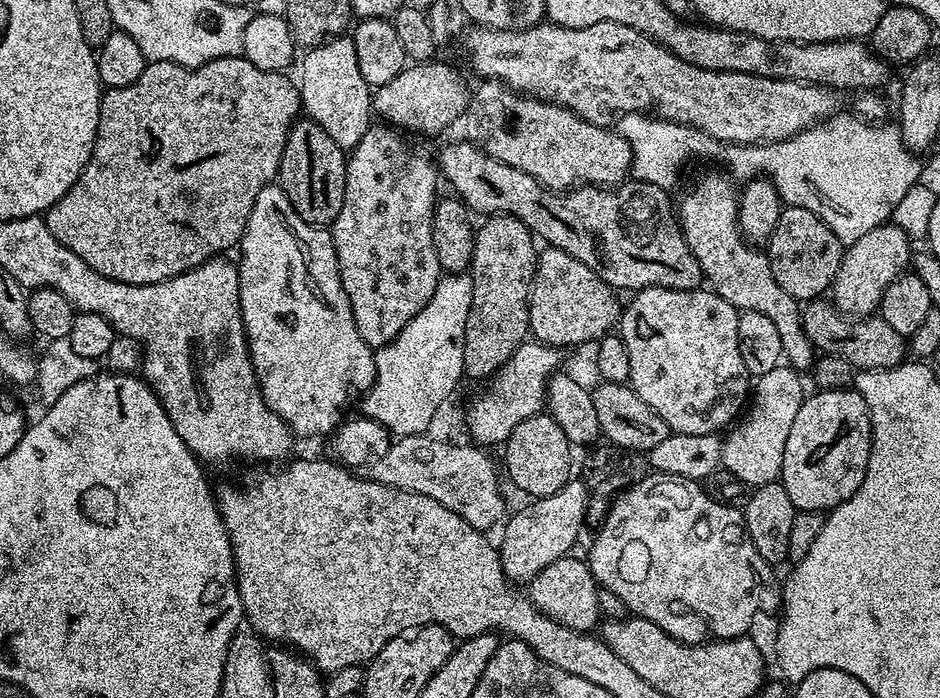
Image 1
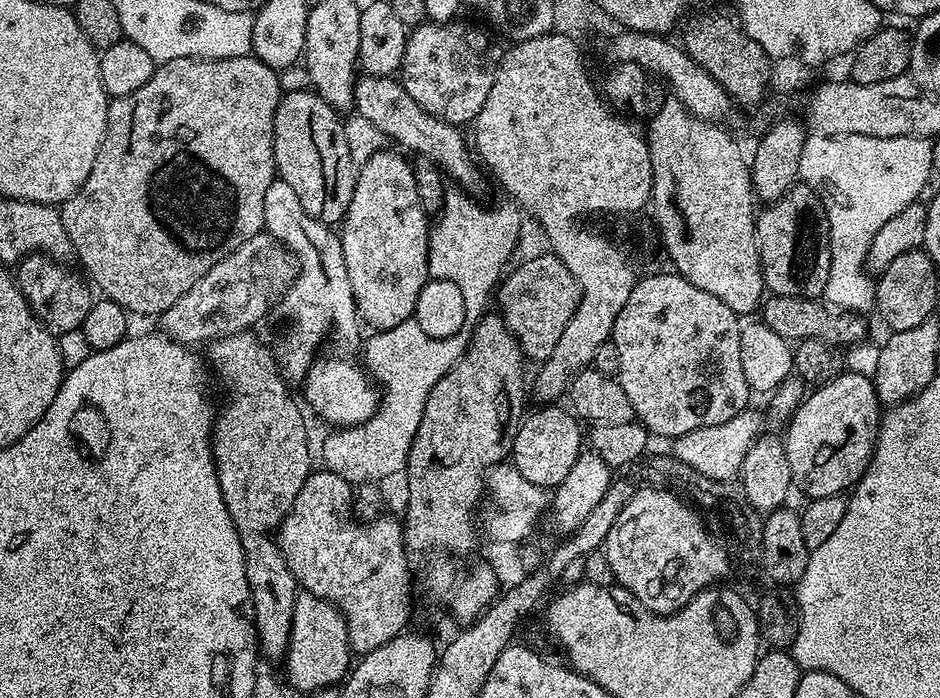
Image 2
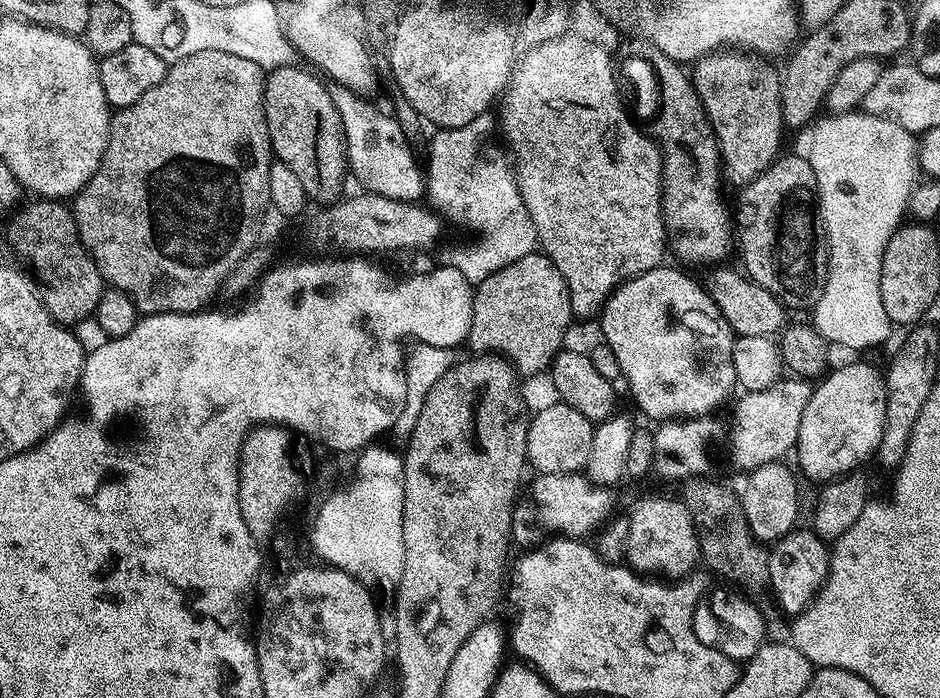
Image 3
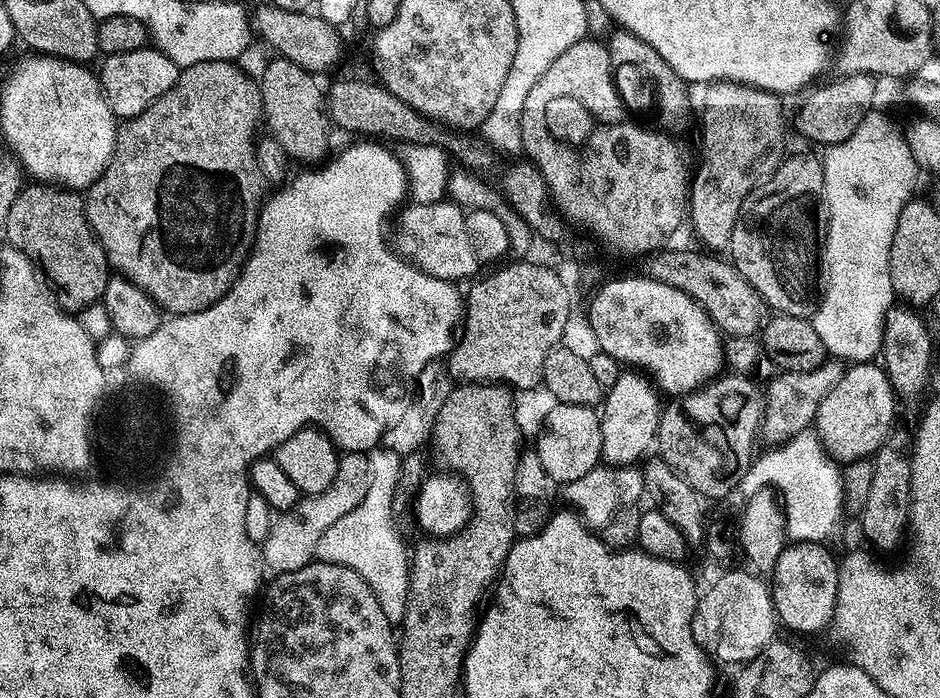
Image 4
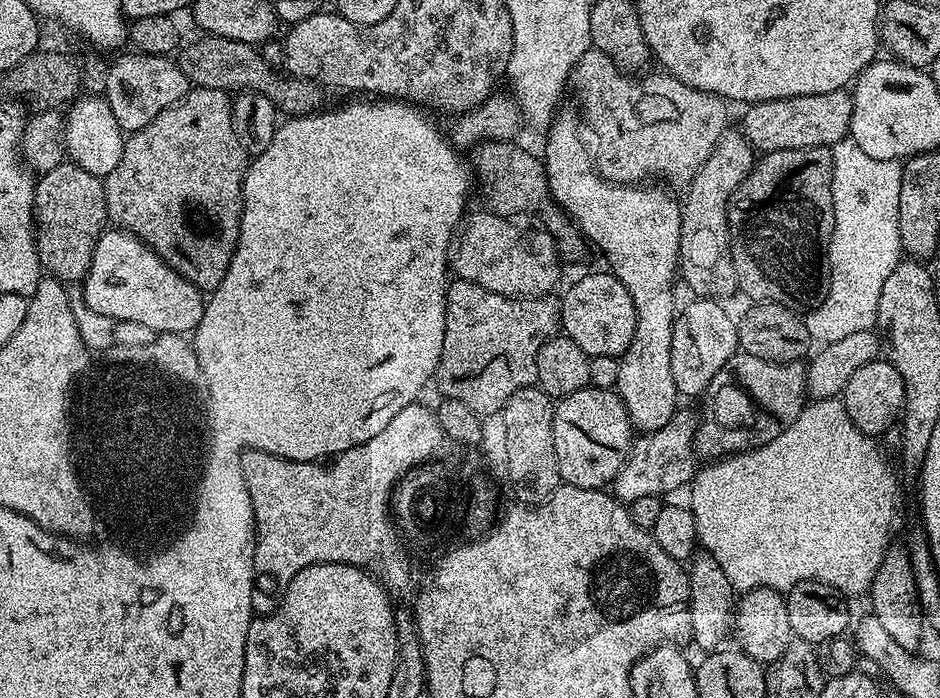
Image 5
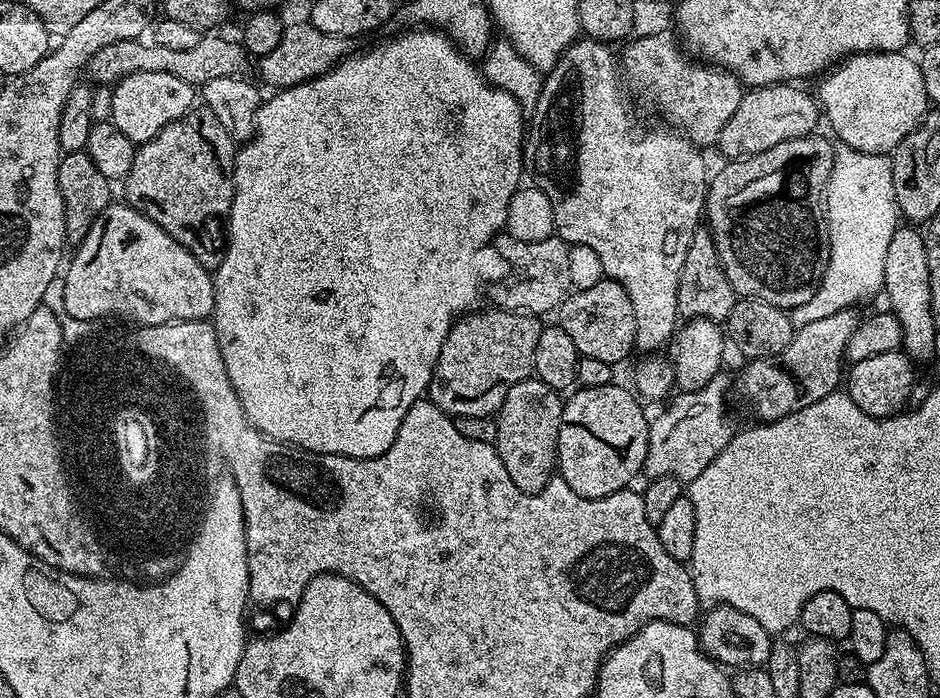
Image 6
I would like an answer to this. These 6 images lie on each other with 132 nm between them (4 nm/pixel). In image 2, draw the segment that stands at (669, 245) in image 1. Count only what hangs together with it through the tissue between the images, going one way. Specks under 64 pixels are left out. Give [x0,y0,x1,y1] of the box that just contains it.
[355,75,484,193]

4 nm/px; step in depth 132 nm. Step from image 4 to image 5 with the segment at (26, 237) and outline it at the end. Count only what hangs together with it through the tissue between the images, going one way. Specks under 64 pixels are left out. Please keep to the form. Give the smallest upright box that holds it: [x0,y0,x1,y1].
[34,162,109,282]

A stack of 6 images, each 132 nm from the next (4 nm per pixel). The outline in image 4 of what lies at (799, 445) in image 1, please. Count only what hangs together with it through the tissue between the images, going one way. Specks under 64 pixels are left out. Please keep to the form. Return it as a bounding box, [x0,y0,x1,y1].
[814,362,898,462]

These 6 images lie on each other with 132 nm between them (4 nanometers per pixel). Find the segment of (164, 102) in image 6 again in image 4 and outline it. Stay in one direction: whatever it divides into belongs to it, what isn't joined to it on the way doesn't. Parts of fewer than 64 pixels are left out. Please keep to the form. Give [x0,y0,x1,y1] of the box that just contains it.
[98,46,182,121]

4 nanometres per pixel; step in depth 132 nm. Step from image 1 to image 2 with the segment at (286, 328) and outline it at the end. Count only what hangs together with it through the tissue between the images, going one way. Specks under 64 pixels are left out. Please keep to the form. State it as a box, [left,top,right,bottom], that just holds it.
[264,178,358,381]

